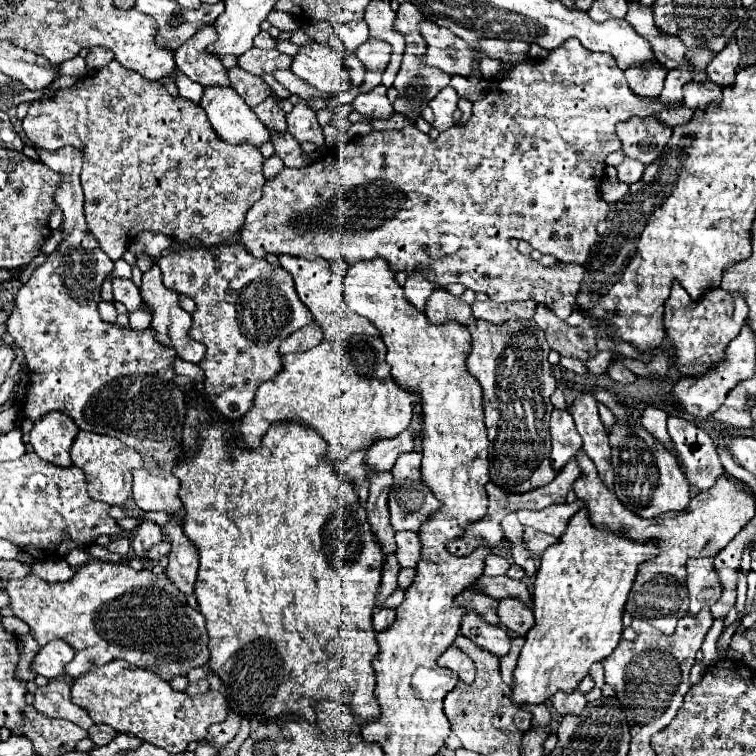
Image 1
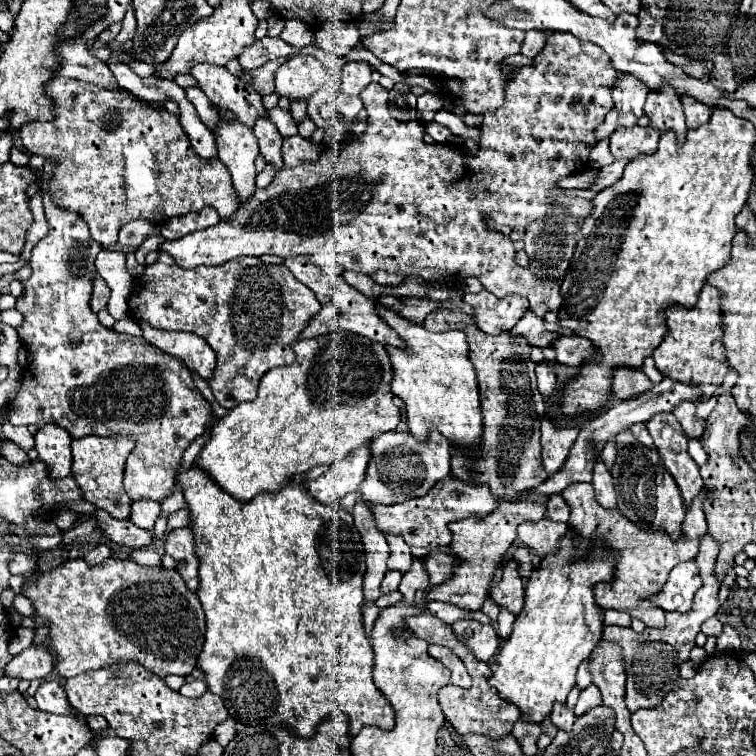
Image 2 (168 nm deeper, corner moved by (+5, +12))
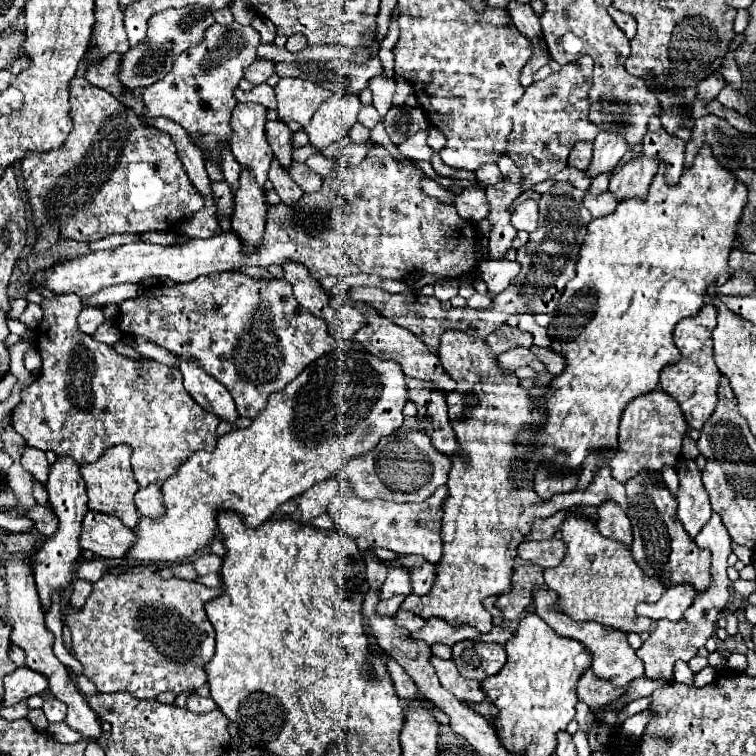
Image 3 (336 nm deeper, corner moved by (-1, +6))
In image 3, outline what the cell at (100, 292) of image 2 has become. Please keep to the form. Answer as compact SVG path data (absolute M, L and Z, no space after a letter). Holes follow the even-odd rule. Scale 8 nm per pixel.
M84 308L78 316L78 326L80 332L84 334L92 334L102 322L104 322L104 314L100 308Z

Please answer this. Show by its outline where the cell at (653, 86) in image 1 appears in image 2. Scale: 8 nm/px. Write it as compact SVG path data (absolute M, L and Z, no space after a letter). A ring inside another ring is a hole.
M620 74L614 88L612 88L612 100L614 108L608 112L604 124L596 128L596 140L608 138L616 128L620 126L634 126L642 112L642 104L646 102L650 88L646 84L640 84L630 74Z

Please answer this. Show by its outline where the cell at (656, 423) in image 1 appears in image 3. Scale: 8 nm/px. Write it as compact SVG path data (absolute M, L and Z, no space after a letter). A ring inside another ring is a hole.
M682 460L684 470L678 470L680 478L680 490L678 490L678 516L684 526L684 530L690 534L690 538L696 538L696 534L702 530L702 526L710 520L712 508L706 494L706 488L702 484L700 472L696 468L694 460Z

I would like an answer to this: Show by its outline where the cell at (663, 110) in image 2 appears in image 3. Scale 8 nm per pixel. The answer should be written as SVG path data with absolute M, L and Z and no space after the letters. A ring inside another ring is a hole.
M654 116L652 122L648 124L648 132L644 136L644 154L664 164L666 182L670 186L676 186L676 182L680 180L680 174L684 172L684 142L670 136L662 128L658 116Z

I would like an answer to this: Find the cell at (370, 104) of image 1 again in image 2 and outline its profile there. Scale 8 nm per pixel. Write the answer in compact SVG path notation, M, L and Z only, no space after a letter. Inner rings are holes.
M552 32L548 34L548 40L546 40L546 46L542 48L542 52L534 58L534 64L532 66L522 66L522 70L508 80L508 86L506 86L506 94L504 94L504 100L506 104L510 106L510 114L504 116L502 112L488 112L488 114L482 114L482 124L480 124L480 146L478 146L478 152L476 154L466 154L462 152L460 148L456 146L450 146L450 144L428 144L424 142L423 136L425 134L425 128L423 124L419 124L419 121L412 120L408 122L400 122L400 120L394 120L390 118L388 114L388 90L382 88L378 82L370 82L362 92L360 92L360 98L364 102L364 108L368 110L368 130L360 136L352 136L350 140L342 140L338 144L332 144L328 146L328 150L324 154L320 154L320 160L314 162L314 164L298 164L298 168L282 168L282 172L278 172L274 176L274 180L270 182L270 186L266 188L256 188L254 196L250 196L250 200L246 200L246 208L238 208L236 214L226 220L226 222L218 222L216 226L210 226L206 230L198 230L194 234L188 234L184 238L178 238L178 240L166 240L162 244L160 250L168 252L182 268L196 268L200 264L224 264L228 260L234 260L238 256L262 256L262 254L278 254L282 258L290 258L290 256L296 256L296 254L310 254L312 256L312 262L318 264L318 266L326 266L326 264L340 264L344 266L346 270L356 270L356 272L364 272L364 274L372 274L376 270L386 270L386 272L392 272L392 274L402 274L402 276L422 276L426 282L430 284L436 284L436 286L446 286L446 288L454 288L454 286L460 286L460 278L478 278L484 288L488 292L492 292L496 298L504 298L506 294L514 292L514 294L520 294L524 298L530 300L530 308L538 314L538 316L544 316L548 310L560 310L562 306L562 292L560 292L560 286L538 286L538 274L532 274L530 270L526 270L524 266L500 266L500 240L506 242L506 236L498 230L492 230L486 226L486 220L494 220L494 224L500 224L500 226L510 226L510 228L528 228L530 224L538 222L538 220L544 220L546 216L550 216L552 212L562 212L566 216L570 216L574 222L582 224L586 220L586 216L590 216L592 212L592 200L580 200L578 196L566 196L566 190L558 186L556 180L564 178L564 176L570 176L574 172L580 172L580 170L586 170L588 168L588 156L592 152L592 148L596 146L596 140L594 140L594 128L598 124L602 124L602 120L606 118L606 114L610 112L612 108L612 86L616 82L616 76L618 72L612 68L606 52L602 52L602 48L598 48L596 44L590 44L590 42L582 42L578 40L576 36L570 36L568 32Z

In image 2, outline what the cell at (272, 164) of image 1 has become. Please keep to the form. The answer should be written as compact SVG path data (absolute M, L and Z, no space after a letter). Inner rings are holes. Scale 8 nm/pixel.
M266 162L266 166L264 166L264 170L258 174L258 180L256 180L256 184L258 184L258 188L264 188L264 186L268 186L270 182L272 182L272 178L274 178L274 174L276 174L276 168L274 168L274 164L270 164L270 162Z

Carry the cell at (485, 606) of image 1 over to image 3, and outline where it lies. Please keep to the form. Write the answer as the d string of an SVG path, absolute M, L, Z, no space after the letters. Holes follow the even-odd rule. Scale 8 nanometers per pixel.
M430 618L430 620L426 620L424 628L420 628L418 632L412 632L412 634L408 634L408 636L414 638L414 640L422 640L422 642L426 642L428 646L432 646L432 644L454 646L454 644L460 642L460 640L470 640L470 638L480 636L480 632L476 632L476 630L470 628L470 626L454 628L454 626L450 626L448 622L444 622L444 620L440 620L440 618Z

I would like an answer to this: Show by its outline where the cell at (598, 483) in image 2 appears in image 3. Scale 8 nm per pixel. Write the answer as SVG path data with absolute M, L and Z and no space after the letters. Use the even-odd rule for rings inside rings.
M606 502L598 508L598 532L606 538L618 540L626 546L632 544L632 524L628 522L628 516L622 508L618 508L614 502Z

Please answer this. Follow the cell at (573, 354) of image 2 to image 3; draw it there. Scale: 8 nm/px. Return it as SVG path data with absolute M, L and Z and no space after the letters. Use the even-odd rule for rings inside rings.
M538 346L536 358L546 366L546 370L550 374L560 374L564 370L564 358L560 354L556 354L554 350L550 350L550 348L540 348Z

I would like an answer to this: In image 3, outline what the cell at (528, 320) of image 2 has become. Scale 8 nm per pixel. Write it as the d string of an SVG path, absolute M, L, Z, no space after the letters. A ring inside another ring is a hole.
M514 348L514 350L508 350L504 354L500 354L496 360L498 360L498 366L502 366L502 370L508 370L508 372L514 372L522 366L528 366L532 360L534 360L534 352L530 348Z

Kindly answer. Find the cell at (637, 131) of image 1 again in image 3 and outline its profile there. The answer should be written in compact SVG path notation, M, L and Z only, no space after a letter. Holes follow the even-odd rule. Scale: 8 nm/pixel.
M642 156L636 162L634 160L626 162L624 168L610 178L608 190L614 194L618 202L622 202L624 198L636 198L636 196L644 198L656 172L658 172L656 160Z

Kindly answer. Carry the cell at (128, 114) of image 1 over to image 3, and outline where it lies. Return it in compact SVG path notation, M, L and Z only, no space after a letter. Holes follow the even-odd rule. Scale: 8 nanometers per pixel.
M76 76L70 82L70 116L74 128L64 146L42 154L30 152L22 162L24 192L32 204L32 222L36 228L34 254L48 250L60 240L92 242L110 234L170 230L204 206L204 198L196 192L180 166L176 146L170 136L156 128L148 130L142 126L140 118L128 106L122 106L112 94L92 86L82 76Z

